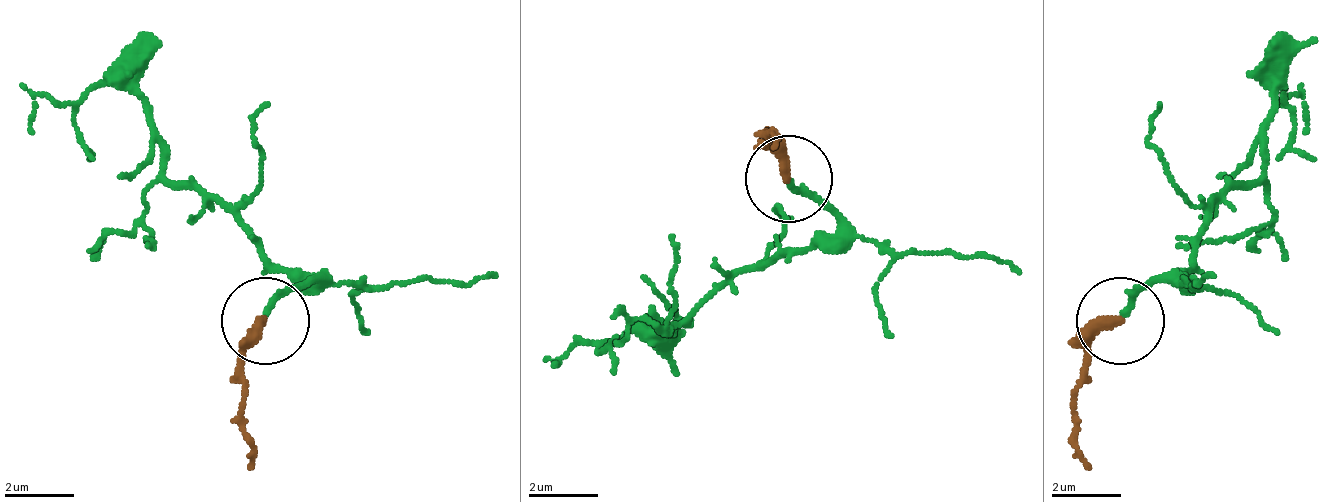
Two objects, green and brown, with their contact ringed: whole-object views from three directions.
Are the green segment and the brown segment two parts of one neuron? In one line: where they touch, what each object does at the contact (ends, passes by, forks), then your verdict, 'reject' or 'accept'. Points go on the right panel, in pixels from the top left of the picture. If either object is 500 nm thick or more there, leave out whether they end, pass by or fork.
at (1120, 320); green ends there; brown ends there; accept

